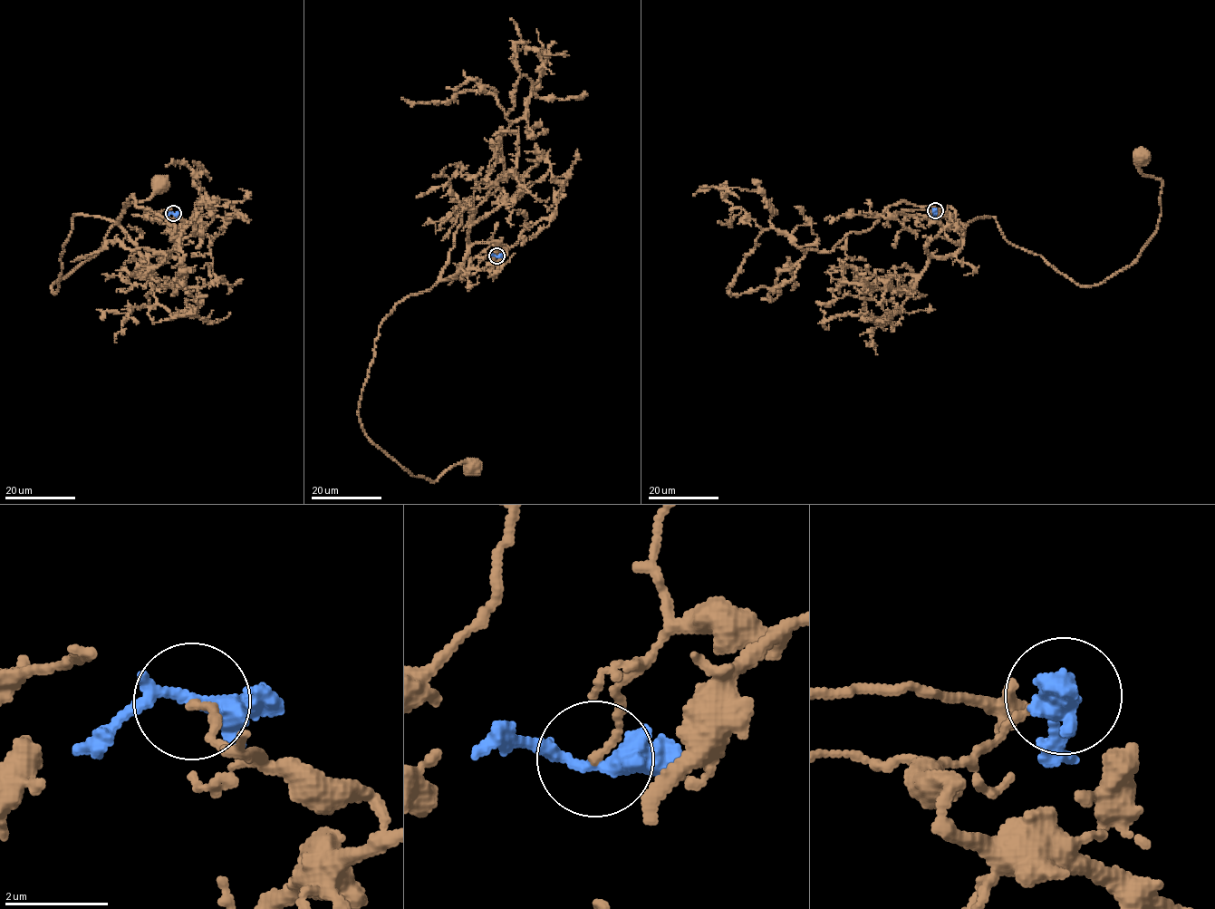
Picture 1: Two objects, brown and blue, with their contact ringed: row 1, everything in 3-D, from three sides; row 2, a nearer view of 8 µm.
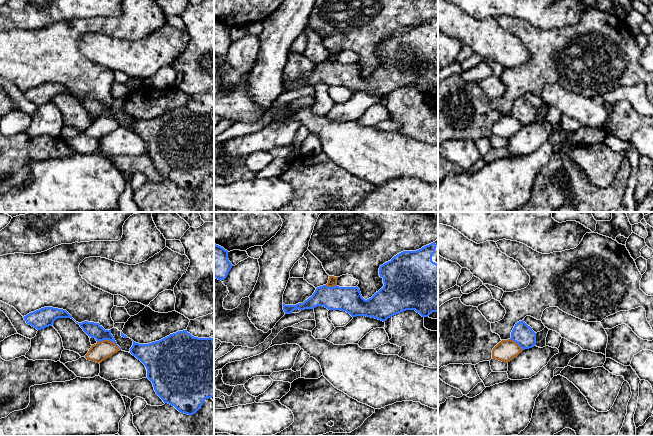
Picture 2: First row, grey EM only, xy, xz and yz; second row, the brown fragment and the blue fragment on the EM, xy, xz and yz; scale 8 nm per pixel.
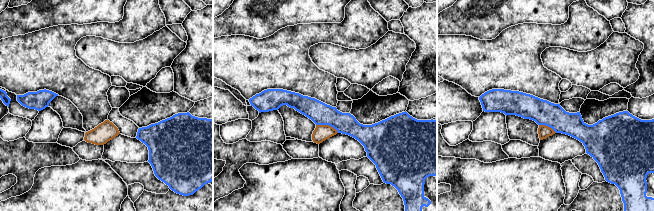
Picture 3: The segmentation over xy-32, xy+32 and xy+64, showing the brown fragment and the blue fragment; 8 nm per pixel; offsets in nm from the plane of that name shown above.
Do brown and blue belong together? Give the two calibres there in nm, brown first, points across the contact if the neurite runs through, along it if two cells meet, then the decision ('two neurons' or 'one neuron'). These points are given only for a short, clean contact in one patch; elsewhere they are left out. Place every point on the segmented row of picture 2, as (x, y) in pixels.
150 nm thick on the brown side, 120 nm on the other; border along xy (97, 341), (111, 340), (120, 349); two neurons

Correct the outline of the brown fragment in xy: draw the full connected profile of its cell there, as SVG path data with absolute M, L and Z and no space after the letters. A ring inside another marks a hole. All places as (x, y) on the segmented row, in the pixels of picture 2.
M103 340L92 345L85 358L100 364L118 351L120 351L120 348L114 342Z

